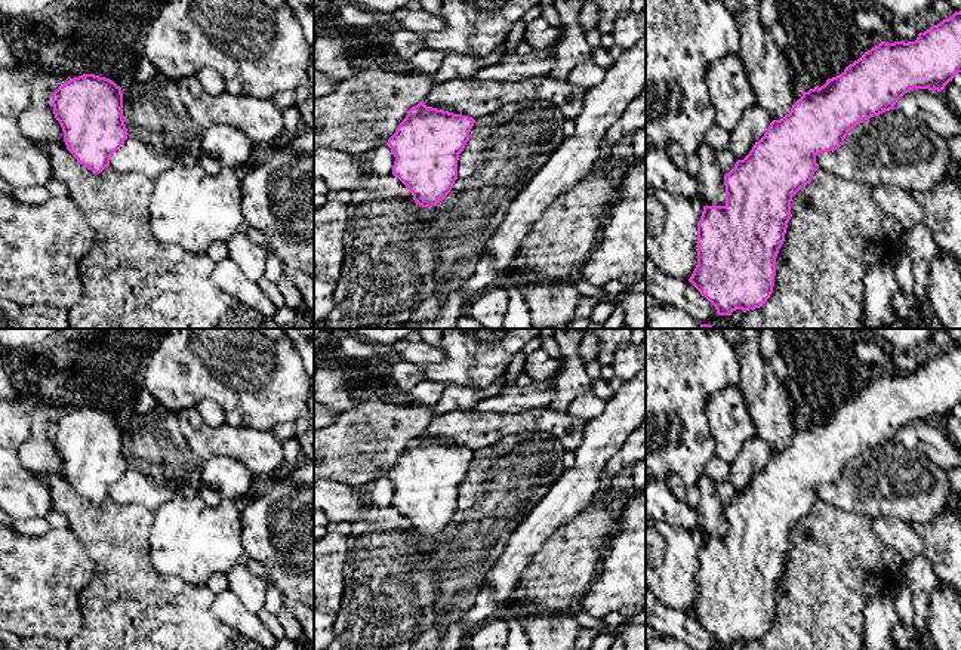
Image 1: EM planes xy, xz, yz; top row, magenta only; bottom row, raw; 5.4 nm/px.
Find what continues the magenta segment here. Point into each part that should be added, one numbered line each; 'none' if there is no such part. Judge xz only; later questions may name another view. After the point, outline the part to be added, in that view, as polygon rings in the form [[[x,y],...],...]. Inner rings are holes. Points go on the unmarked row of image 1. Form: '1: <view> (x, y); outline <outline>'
none

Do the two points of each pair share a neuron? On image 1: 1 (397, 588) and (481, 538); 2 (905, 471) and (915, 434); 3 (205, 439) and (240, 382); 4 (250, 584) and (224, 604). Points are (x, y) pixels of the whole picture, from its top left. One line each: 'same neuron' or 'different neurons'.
1: same neuron
2: different neurons
3: different neurons
4: different neurons

